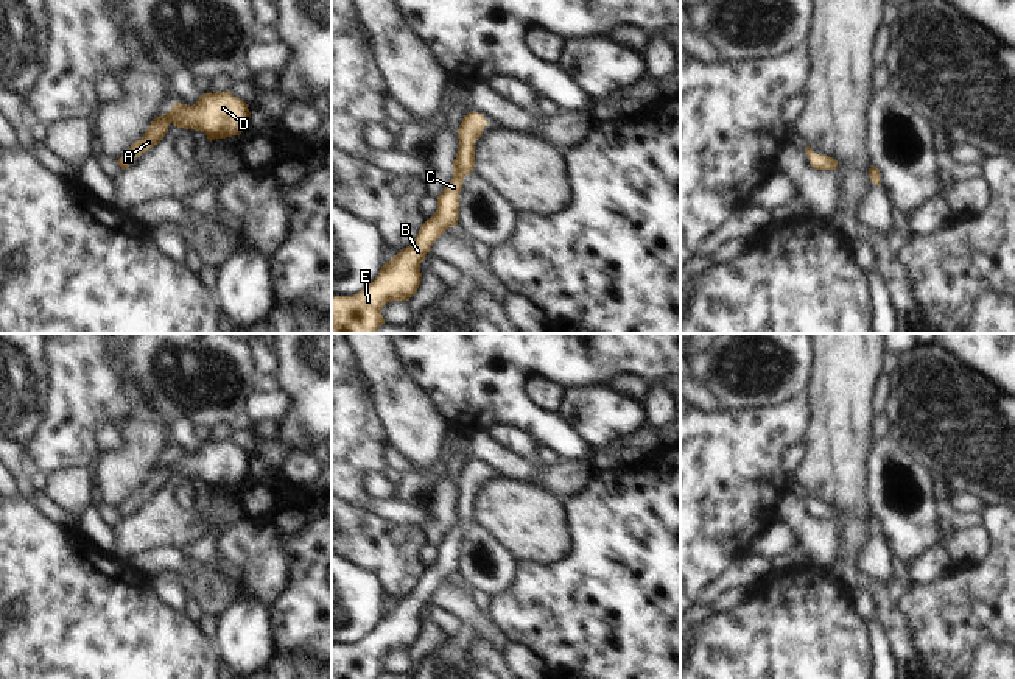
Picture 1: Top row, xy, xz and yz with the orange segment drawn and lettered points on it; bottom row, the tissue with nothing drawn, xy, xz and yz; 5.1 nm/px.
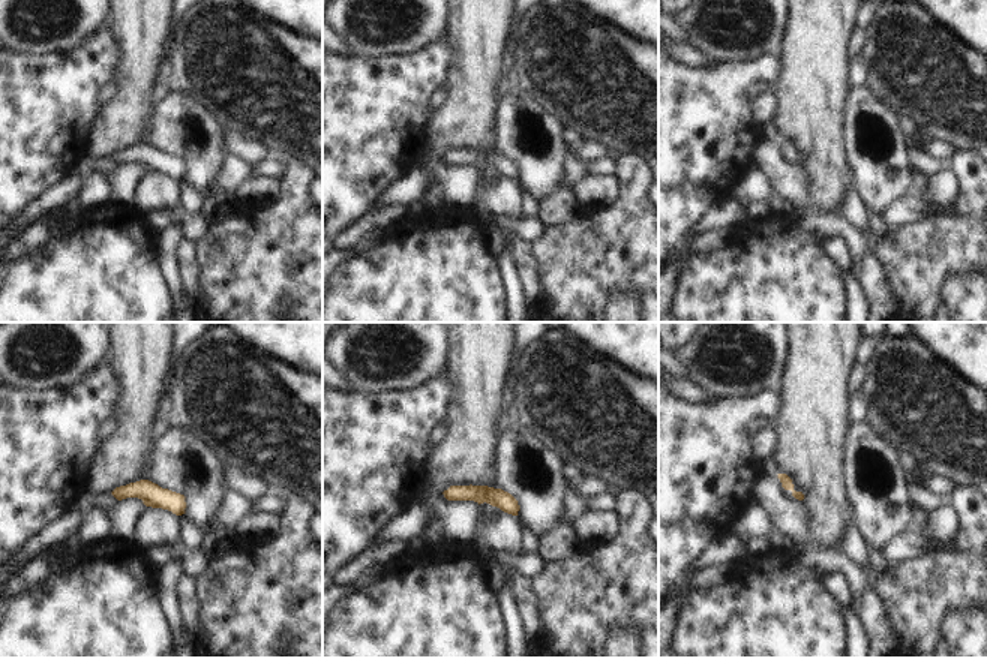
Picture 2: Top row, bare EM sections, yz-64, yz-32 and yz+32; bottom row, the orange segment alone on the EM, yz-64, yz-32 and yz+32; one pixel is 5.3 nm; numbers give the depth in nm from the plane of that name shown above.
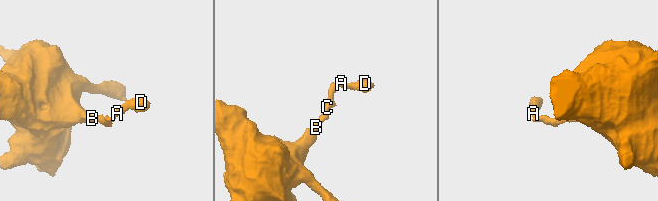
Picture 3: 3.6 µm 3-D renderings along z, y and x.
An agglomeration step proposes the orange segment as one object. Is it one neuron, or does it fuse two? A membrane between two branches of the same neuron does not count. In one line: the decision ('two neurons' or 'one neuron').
one neuron

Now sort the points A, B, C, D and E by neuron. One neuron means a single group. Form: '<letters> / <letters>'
A B C D E

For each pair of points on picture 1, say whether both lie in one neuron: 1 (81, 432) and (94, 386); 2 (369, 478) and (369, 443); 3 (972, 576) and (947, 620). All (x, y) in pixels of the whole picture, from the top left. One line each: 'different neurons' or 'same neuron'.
1: same neuron
2: different neurons
3: same neuron

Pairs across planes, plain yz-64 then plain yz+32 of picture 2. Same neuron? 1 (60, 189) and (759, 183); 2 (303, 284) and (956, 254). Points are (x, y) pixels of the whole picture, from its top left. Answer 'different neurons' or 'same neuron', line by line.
1: same neuron
2: same neuron

